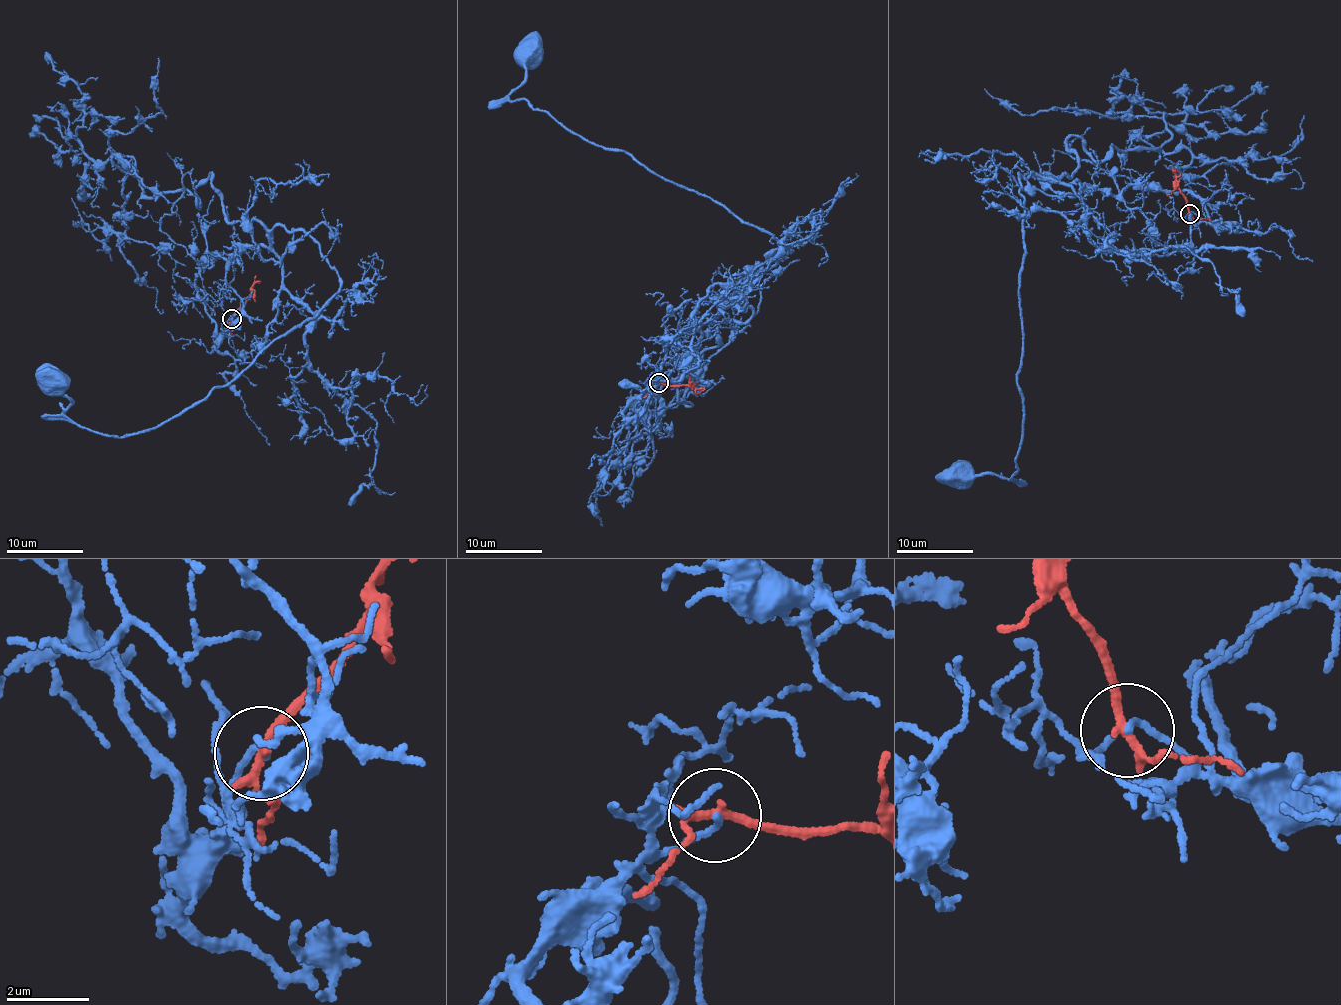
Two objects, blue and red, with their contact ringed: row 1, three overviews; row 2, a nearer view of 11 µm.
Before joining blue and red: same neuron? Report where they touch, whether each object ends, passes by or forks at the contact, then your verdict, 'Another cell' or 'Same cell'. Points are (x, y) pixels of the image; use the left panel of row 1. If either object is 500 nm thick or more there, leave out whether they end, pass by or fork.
Place: (231, 318). At the ring blue ends. At the ring red passes by. Another cell

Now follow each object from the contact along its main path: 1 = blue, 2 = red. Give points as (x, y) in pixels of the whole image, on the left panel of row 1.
1: (231, 319), (218, 332), (196, 277), (275, 227), (337, 272), (318, 315), (156, 427), (80, 427), (50, 381)
2: (231, 319), (250, 295), (256, 275)

